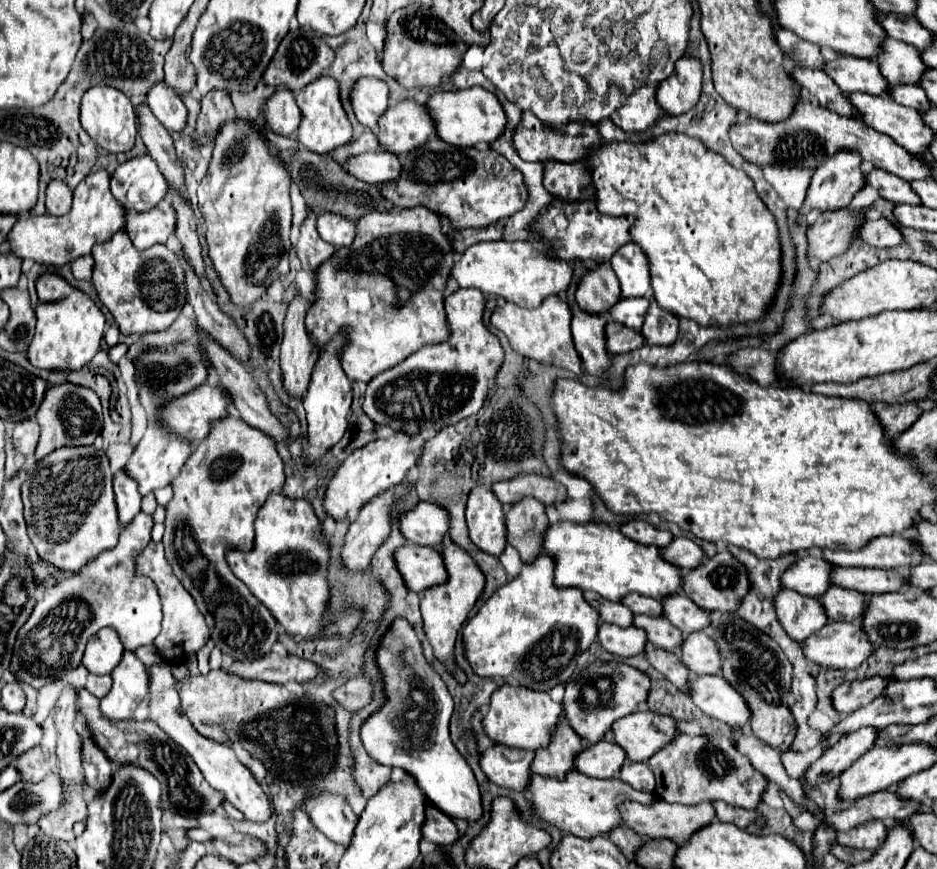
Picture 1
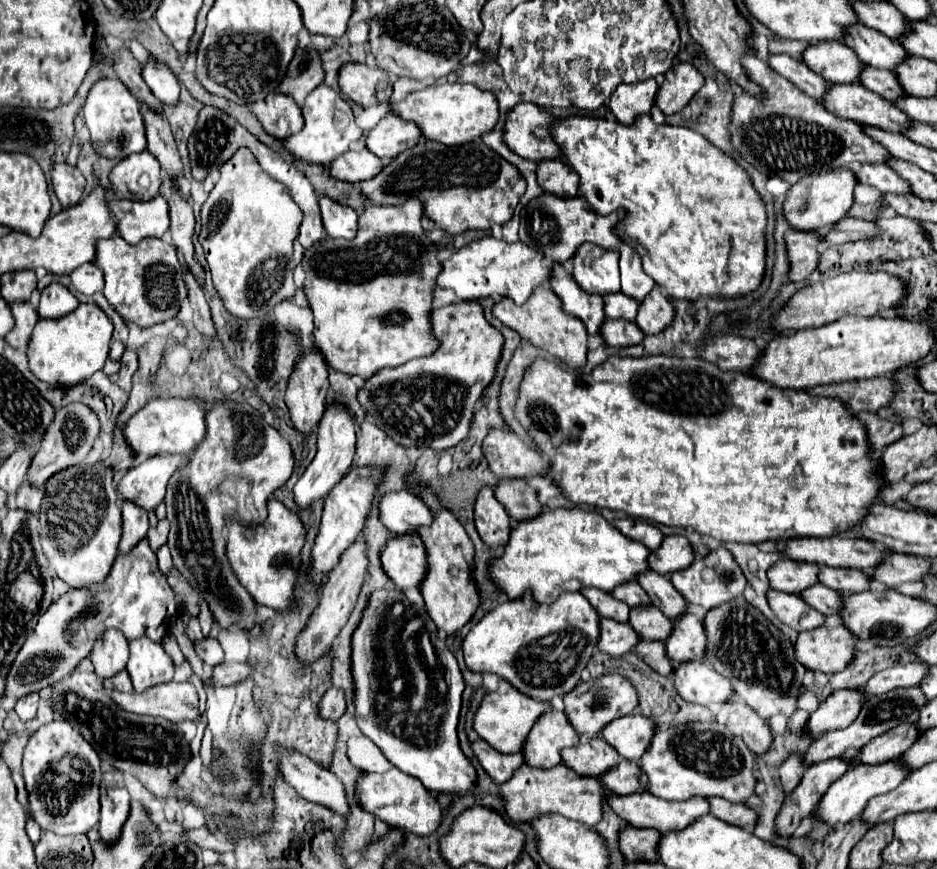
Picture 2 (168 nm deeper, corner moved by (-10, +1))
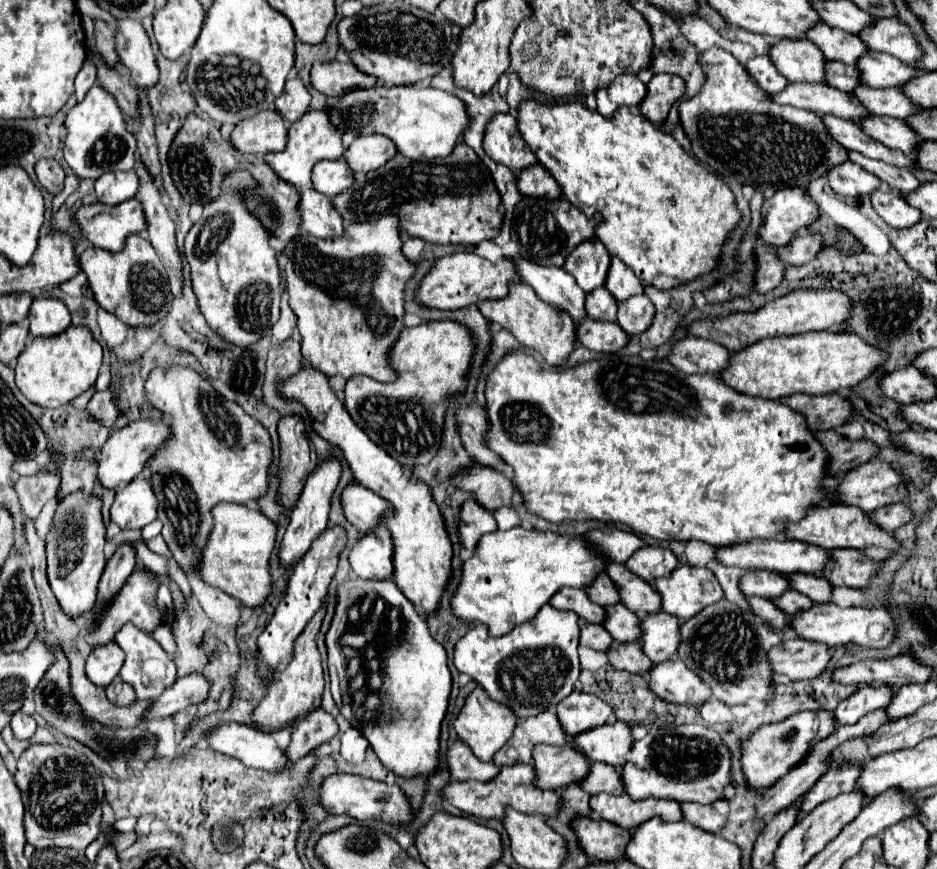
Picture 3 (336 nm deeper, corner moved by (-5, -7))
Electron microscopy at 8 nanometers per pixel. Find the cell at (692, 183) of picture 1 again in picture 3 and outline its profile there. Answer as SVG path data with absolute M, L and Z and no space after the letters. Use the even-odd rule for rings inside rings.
M525 100L517 110L517 120L525 142L559 182L565 198L583 210L585 216L587 206L595 208L603 218L595 228L597 238L605 244L609 254L619 256L641 282L657 290L671 290L719 266L723 244L743 218L731 188L687 154L671 134L657 130L639 110L621 108L613 120L605 120L599 112L591 112L577 102L545 106L535 100Z

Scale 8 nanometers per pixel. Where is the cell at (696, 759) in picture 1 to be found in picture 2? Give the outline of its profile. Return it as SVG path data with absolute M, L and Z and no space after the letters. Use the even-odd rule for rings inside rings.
M716 720L694 722L688 726L656 730L648 750L638 760L638 766L648 776L646 790L666 800L688 800L692 796L718 796L730 802L744 802L754 794L754 754Z

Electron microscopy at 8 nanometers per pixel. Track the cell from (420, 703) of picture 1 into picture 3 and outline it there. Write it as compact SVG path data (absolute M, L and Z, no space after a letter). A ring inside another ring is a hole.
M351 578L349 582L341 584L339 586L339 594L337 594L337 610L335 610L335 618L333 618L333 624L325 636L325 642L327 642L327 650L329 650L329 678L331 678L331 694L333 694L333 700L337 704L337 708L341 710L341 714L345 716L345 720L361 730L361 734L369 740L373 752L377 754L377 758L381 760L381 764L393 772L395 776L399 778L417 778L417 776L423 776L423 778L429 778L437 772L439 768L439 734L441 734L441 722L445 718L445 712L447 712L447 706L449 706L449 694L451 694L451 684L453 684L453 678L451 678L451 670L447 666L447 654L445 654L445 648L435 642L429 634L429 628L427 628L427 622L419 616L419 612L415 610L413 604L409 604L409 600L401 594L401 590L395 586L393 580L357 580L357 578ZM355 610L357 616L351 620L349 618L349 612Z

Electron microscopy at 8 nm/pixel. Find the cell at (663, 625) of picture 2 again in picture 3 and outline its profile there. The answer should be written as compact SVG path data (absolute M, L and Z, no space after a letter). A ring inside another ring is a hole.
M615 604L613 608L605 608L609 612L609 620L605 620L605 628L609 634L615 638L615 642L639 642L643 628L641 628L641 618L625 608L625 604Z

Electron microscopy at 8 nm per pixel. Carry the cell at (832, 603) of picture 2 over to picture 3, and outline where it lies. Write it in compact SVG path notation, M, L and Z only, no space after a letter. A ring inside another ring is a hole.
M797 590L785 592L785 596L779 596L775 602L777 602L777 608L785 610L789 616L797 616L797 614L801 614L813 606L813 600L809 596L803 596Z

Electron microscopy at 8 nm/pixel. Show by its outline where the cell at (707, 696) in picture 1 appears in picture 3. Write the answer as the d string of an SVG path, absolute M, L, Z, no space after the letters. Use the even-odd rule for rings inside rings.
M679 658L657 664L649 670L649 686L653 692L673 704L703 706L711 698L711 688L693 674Z

